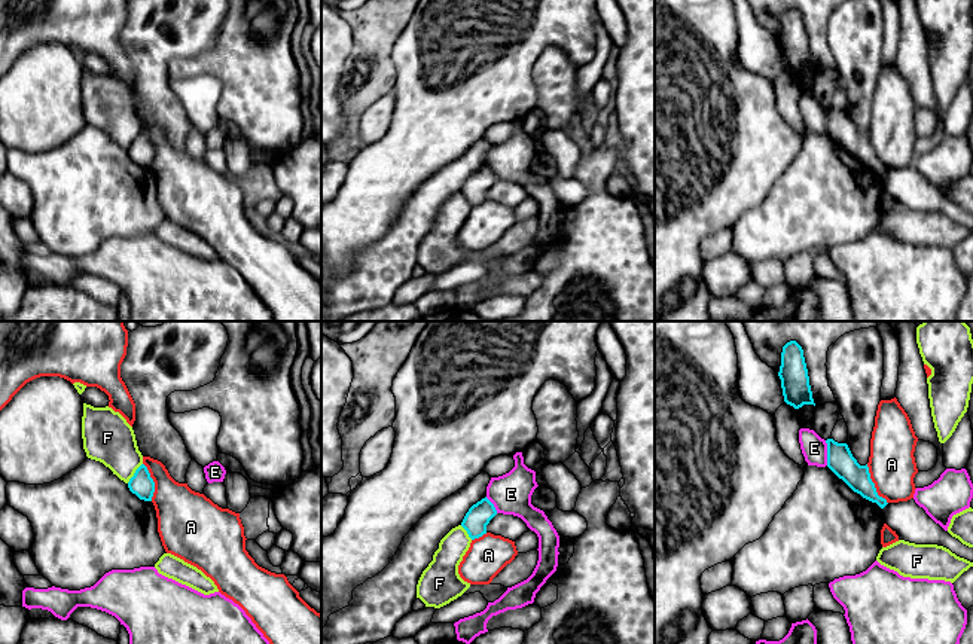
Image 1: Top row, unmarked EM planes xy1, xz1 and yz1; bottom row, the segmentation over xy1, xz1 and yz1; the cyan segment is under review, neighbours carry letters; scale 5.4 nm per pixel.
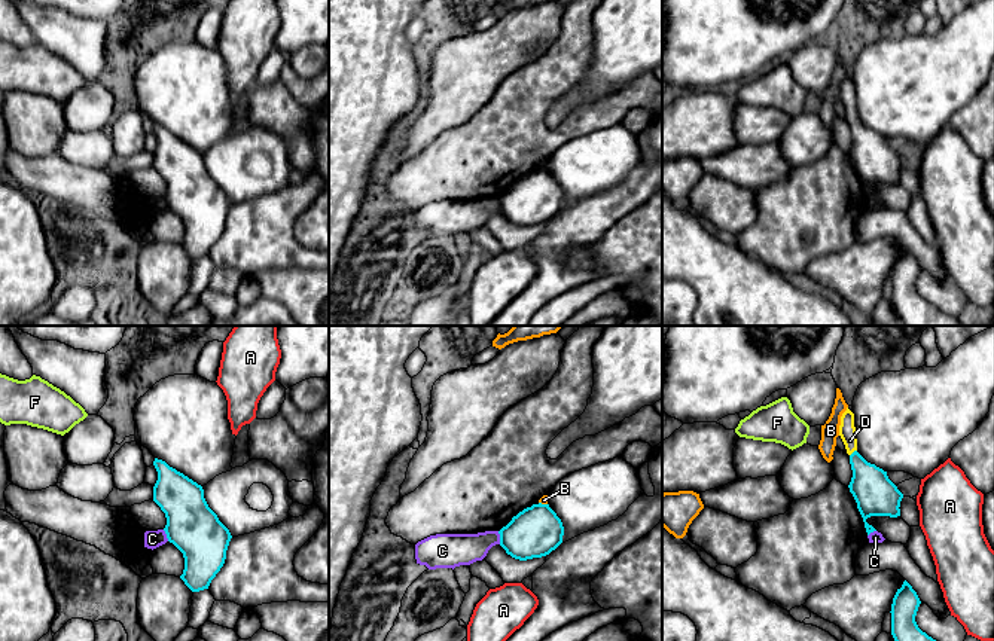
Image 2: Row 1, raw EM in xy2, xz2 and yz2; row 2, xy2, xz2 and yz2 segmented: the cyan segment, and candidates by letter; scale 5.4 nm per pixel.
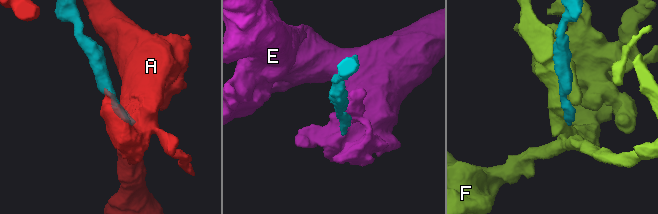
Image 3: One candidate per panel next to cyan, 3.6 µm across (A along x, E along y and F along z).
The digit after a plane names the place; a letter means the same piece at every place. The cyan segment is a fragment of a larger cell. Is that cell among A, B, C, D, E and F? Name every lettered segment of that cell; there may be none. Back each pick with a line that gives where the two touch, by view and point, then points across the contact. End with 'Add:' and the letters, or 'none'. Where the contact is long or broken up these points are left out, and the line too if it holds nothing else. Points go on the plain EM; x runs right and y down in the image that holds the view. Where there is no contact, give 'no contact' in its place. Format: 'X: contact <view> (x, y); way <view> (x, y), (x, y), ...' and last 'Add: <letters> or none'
D: contact yz2 (853, 119); way yz2 (874, 159), (853, 119), (847, 97)
Add: D

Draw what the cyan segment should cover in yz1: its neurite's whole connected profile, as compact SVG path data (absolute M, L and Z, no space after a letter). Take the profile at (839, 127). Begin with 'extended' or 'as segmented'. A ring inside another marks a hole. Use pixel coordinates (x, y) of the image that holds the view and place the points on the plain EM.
as segmented; M827 106L827 134L854 159L884 176L888 170L879 164L870 146L869 134L860 132L847 110Z

